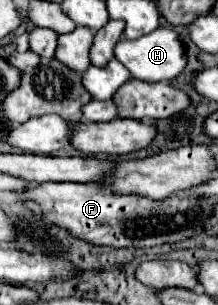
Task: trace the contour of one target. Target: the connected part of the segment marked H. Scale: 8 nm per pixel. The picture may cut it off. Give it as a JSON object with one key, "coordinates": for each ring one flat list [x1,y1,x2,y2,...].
{"coordinates":[[156,28,154,32,136,38,120,40,114,48,114,56,132,72,132,78,144,82,168,82,174,80,186,68,186,50,180,42,180,34,172,28]]}

